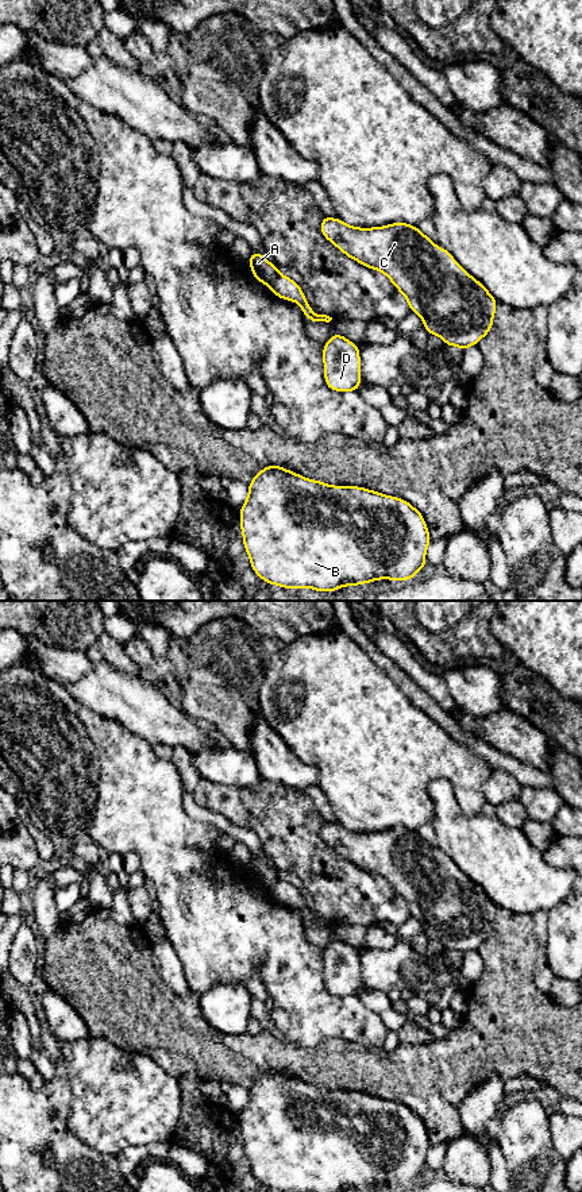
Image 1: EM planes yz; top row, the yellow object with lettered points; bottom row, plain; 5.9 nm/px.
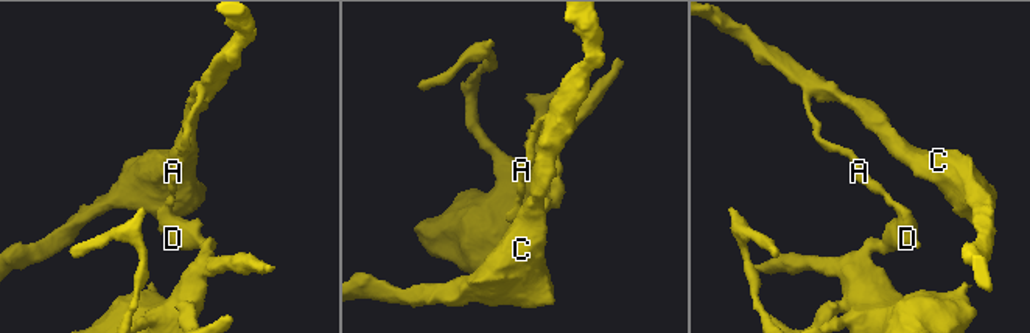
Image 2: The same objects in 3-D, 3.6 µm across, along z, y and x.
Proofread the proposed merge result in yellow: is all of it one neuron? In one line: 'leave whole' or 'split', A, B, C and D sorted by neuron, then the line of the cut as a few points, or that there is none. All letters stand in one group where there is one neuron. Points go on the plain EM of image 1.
split | A C / B D | yz (278, 878), (268, 890)

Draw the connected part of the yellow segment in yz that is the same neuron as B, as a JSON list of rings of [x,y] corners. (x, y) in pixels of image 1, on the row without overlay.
[[[266,1071],[253,1083],[239,1122],[254,1177],[281,1192],[361,1192],[377,1184],[411,1185],[427,1170],[425,1157],[432,1146],[423,1119],[405,1104],[358,1091],[332,1091],[281,1071]]]

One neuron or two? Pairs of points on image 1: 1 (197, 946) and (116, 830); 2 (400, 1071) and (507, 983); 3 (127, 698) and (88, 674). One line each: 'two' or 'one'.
1: one
2: one
3: one

